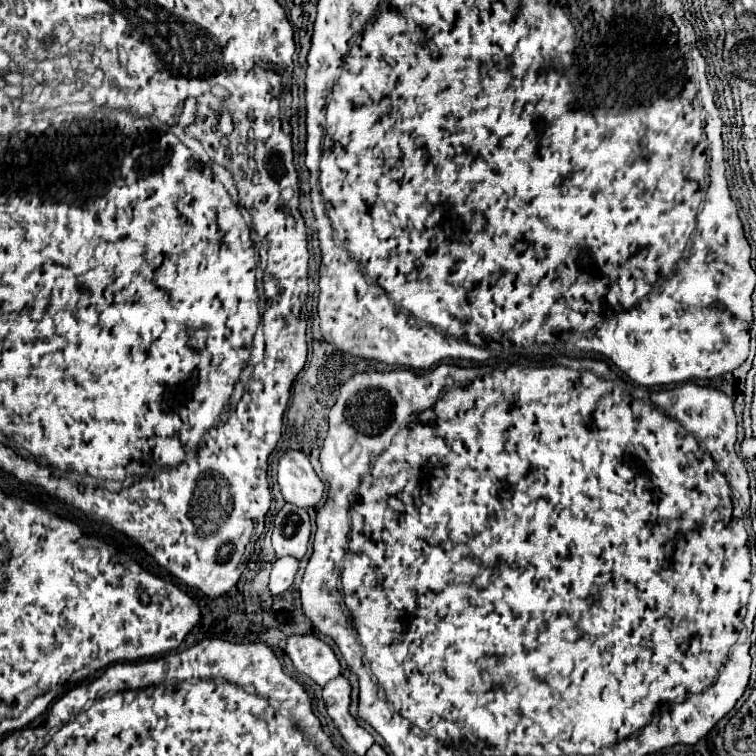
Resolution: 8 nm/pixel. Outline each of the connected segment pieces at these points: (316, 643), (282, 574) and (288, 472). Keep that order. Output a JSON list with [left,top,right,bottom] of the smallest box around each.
[[286,635,340,687],[270,557,298,595],[278,451,324,509]]

